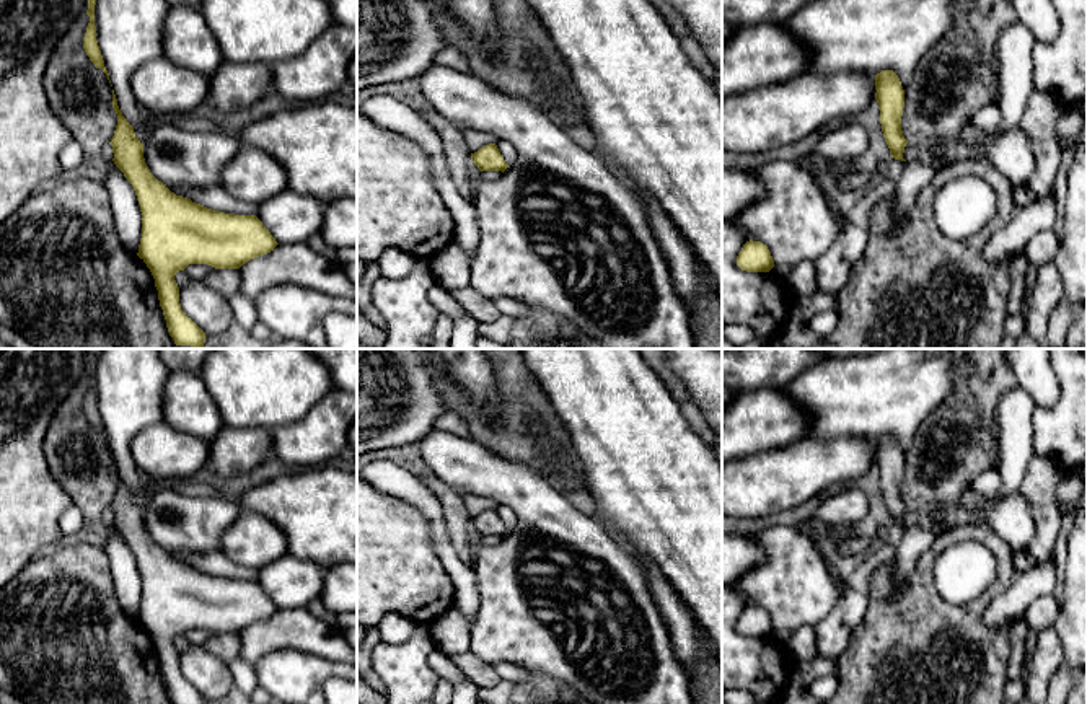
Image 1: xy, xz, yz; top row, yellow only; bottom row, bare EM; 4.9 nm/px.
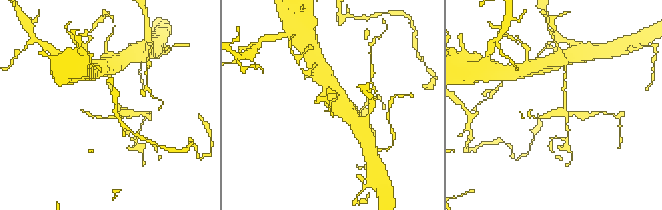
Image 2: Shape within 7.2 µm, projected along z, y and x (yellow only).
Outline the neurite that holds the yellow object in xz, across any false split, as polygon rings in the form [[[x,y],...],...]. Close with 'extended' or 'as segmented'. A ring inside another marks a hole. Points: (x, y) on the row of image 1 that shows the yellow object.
[[[495,143],[484,145],[477,152],[471,153],[473,163],[481,171],[505,171],[508,165],[502,158]]]; as segmented

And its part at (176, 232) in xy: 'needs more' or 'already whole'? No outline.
already whole

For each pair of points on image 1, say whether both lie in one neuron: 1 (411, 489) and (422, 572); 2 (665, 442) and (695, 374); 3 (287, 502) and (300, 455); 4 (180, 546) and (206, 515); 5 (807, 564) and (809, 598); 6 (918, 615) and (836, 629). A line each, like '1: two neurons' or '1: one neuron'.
1: two neurons
2: two neurons
3: two neurons
4: one neuron
5: one neuron
6: two neurons

